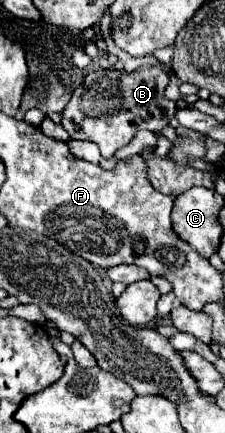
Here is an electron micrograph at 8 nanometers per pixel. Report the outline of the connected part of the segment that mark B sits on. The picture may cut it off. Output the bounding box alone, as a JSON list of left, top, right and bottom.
[61,67,177,159]

